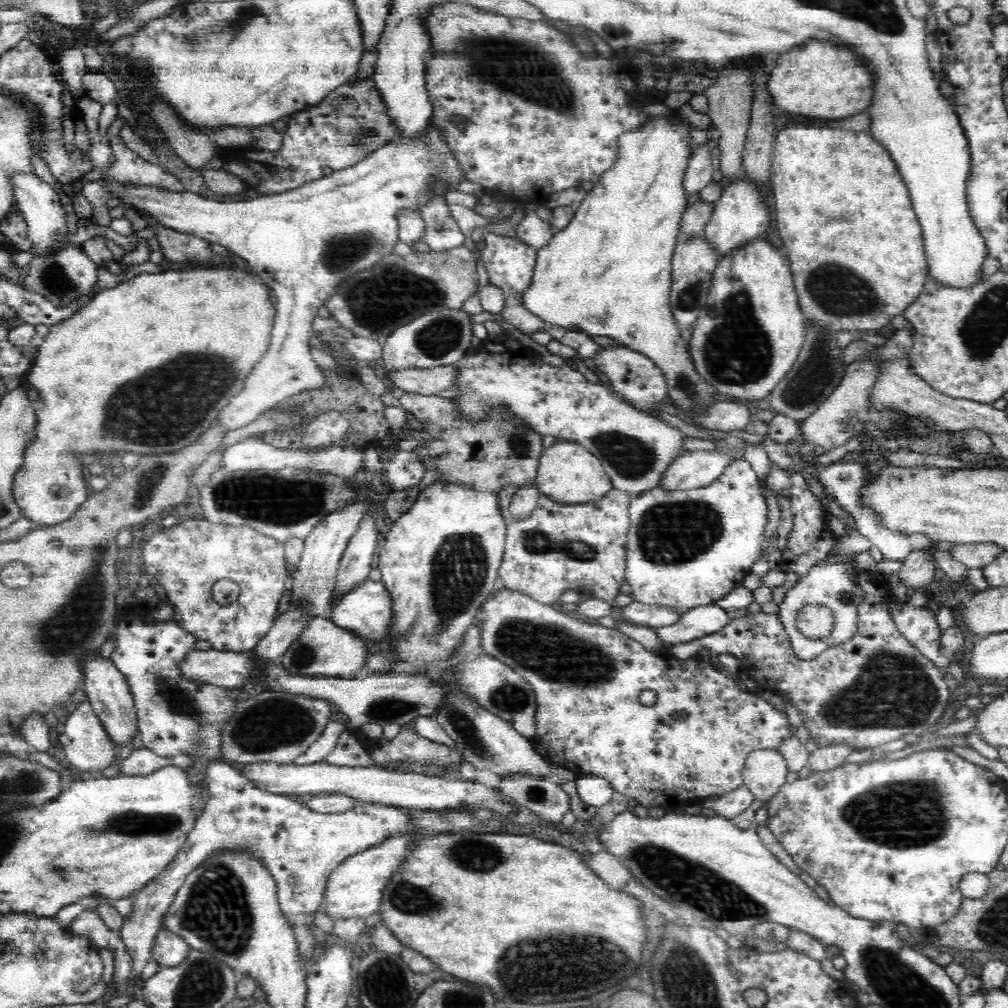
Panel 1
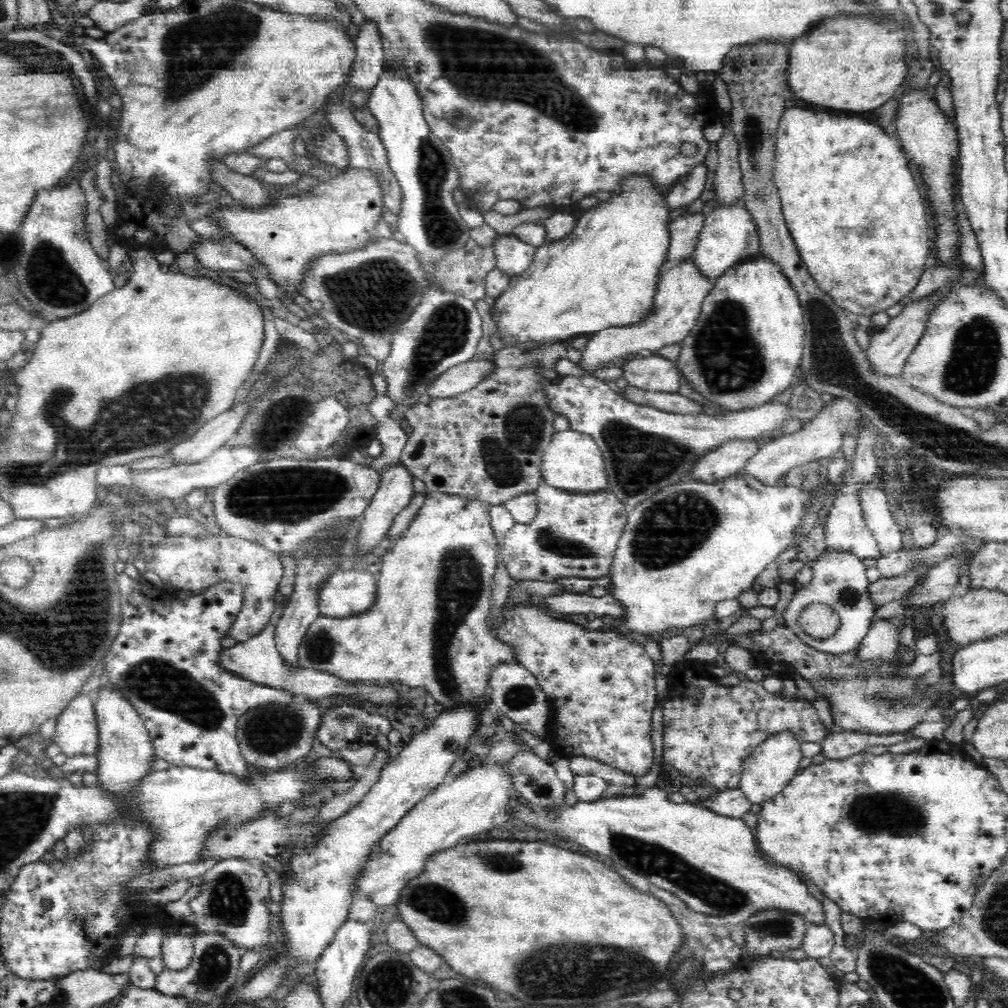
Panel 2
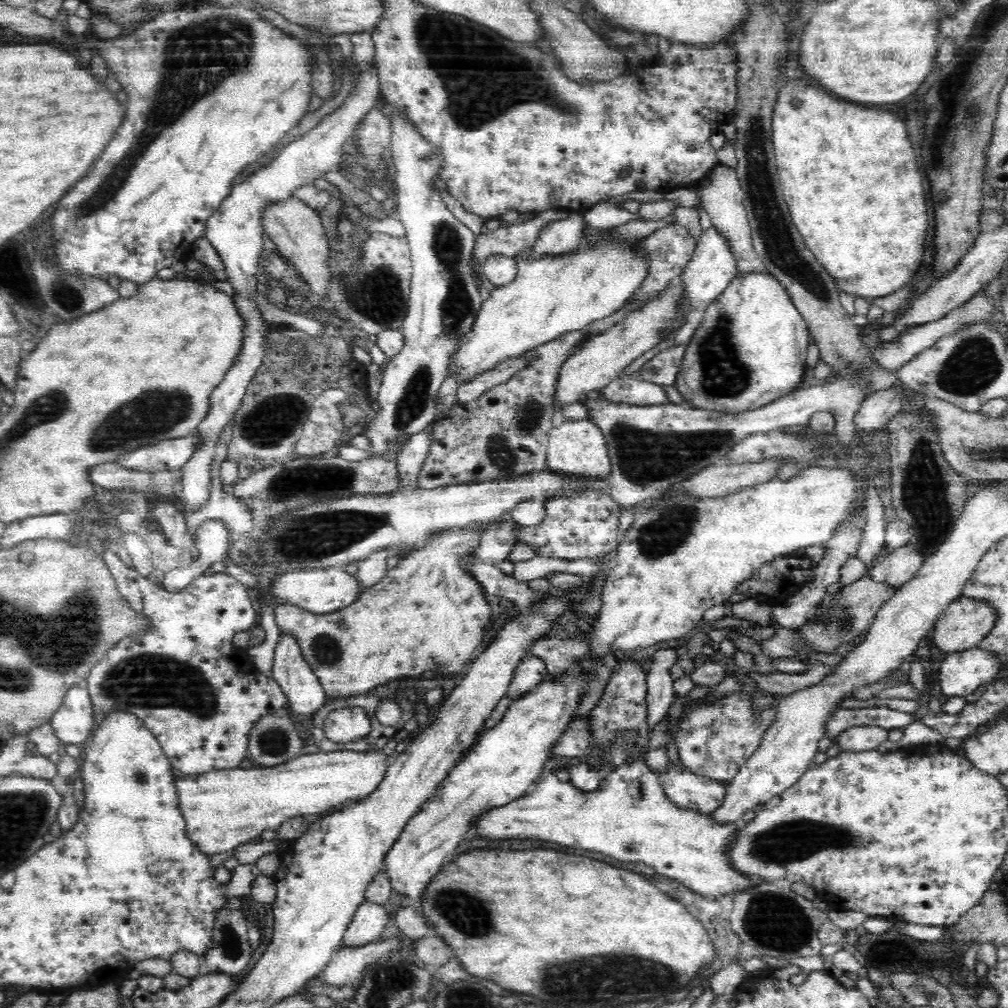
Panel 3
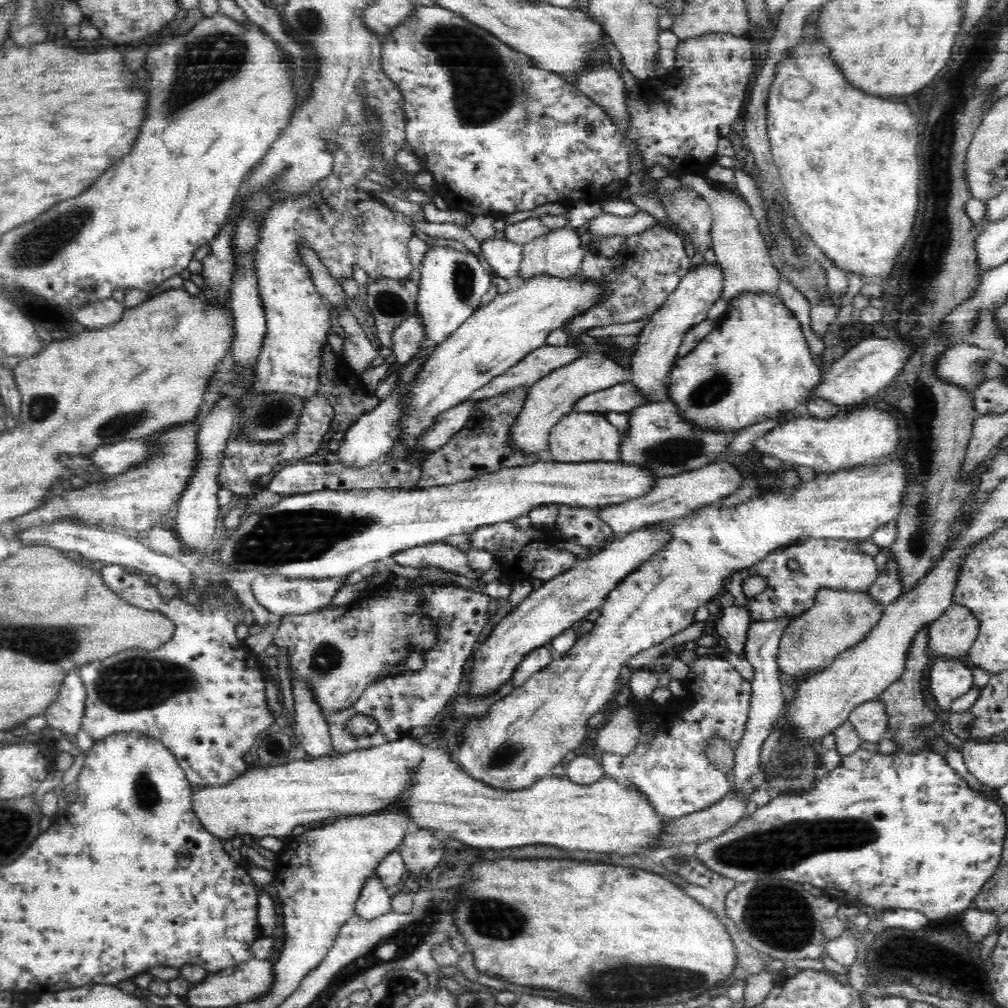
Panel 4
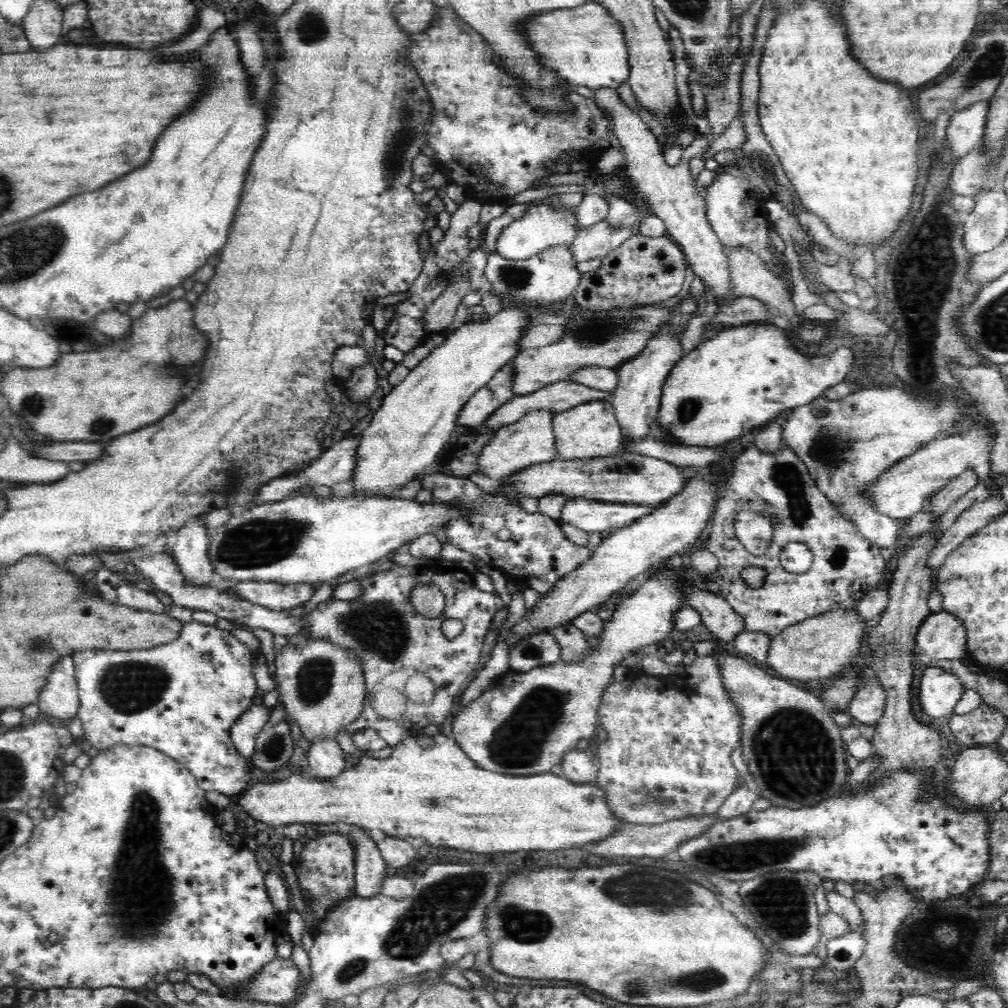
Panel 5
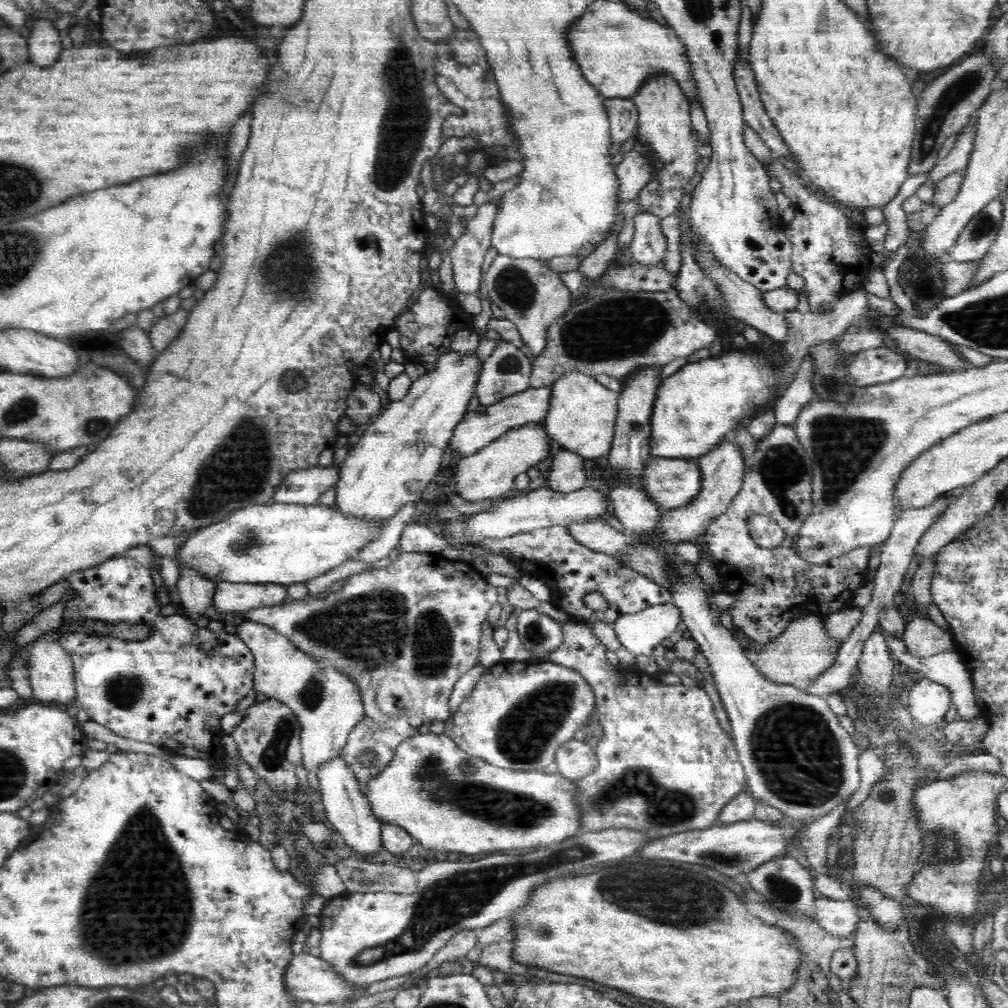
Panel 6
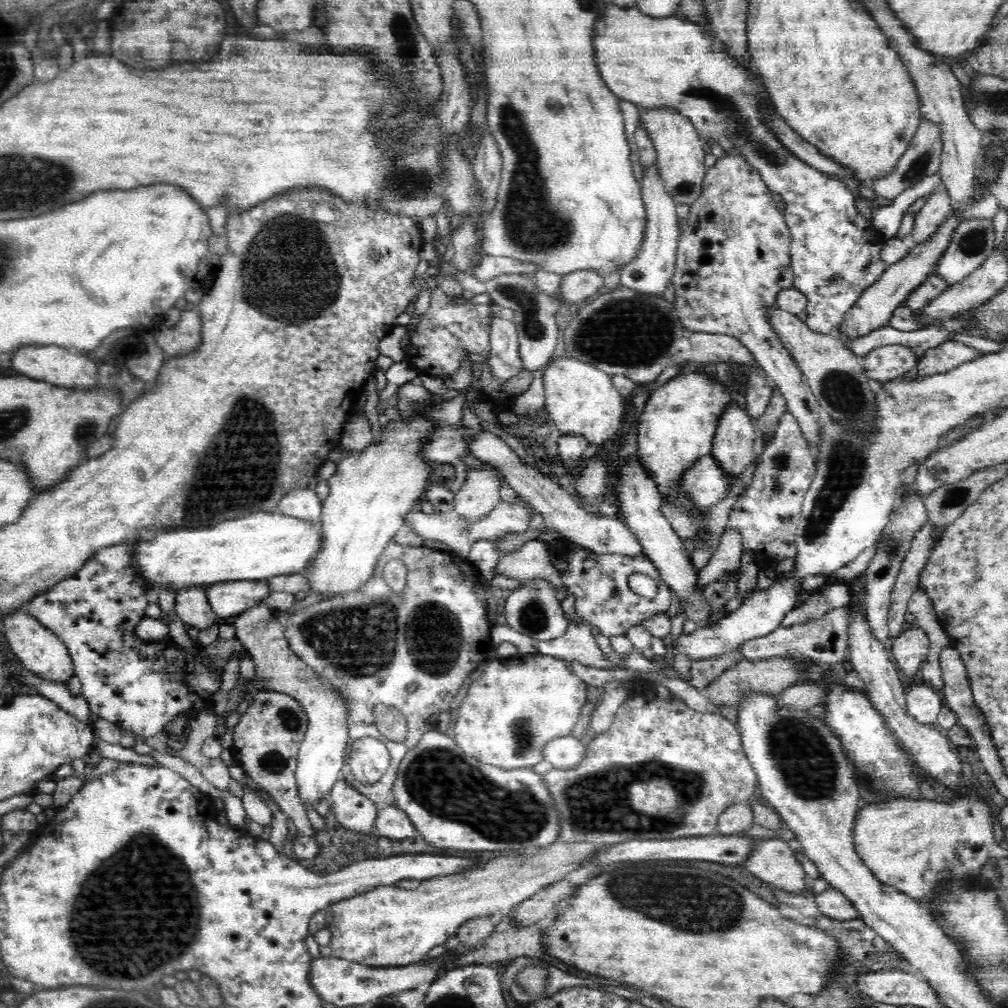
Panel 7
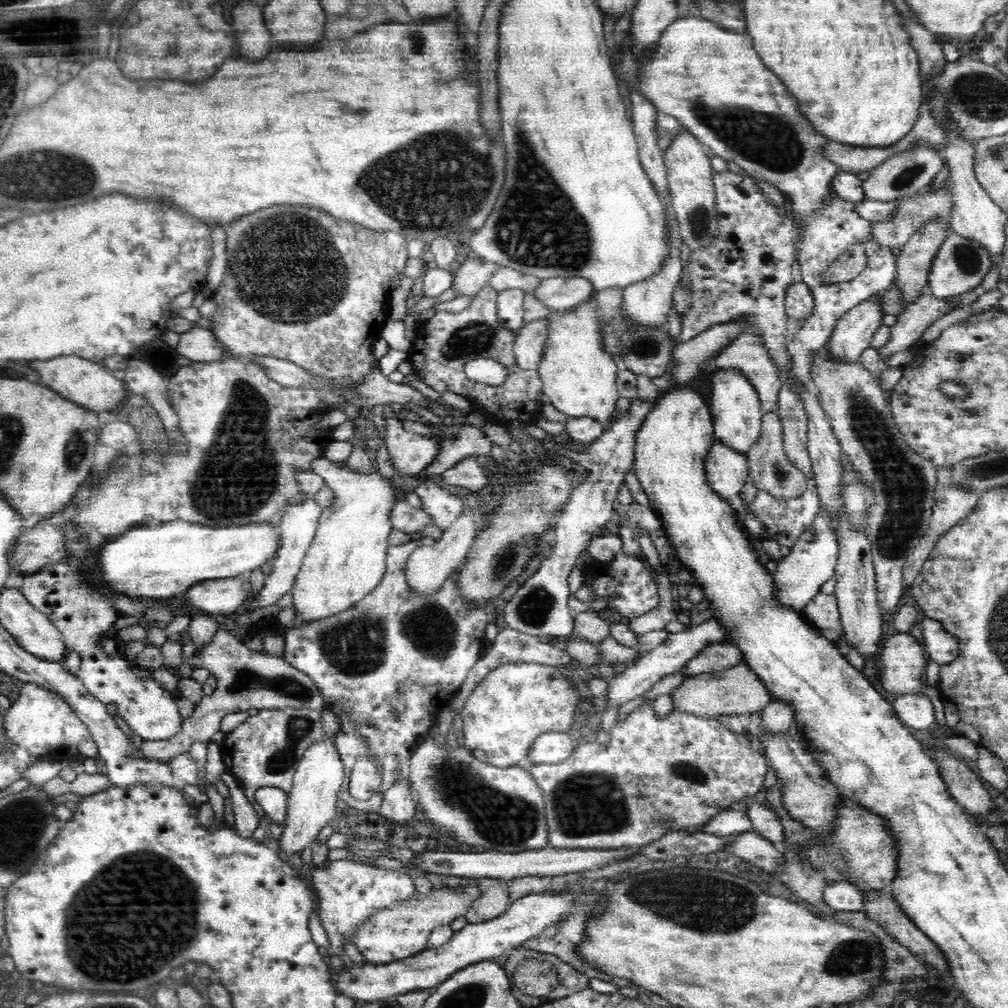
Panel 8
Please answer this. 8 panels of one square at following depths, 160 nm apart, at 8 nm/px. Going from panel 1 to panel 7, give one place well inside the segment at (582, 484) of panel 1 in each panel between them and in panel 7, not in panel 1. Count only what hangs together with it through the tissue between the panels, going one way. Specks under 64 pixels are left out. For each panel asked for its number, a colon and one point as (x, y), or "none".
2: (572, 462)
3: (577, 448)
4: (580, 437)
5: (589, 430)
6: (582, 415)
7: (580, 399)

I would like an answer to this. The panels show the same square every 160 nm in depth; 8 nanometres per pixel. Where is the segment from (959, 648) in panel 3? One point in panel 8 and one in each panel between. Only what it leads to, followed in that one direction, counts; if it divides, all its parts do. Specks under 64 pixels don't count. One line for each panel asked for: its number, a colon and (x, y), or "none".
4: (952, 635)
5: (942, 636)
6: (923, 637)
7: (910, 648)
8: (899, 668)

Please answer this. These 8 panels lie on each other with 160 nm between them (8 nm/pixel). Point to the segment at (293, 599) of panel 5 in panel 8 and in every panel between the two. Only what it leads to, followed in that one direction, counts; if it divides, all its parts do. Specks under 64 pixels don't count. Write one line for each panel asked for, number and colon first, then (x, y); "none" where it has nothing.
6: (228, 597)
7: (227, 599)
8: (224, 596)

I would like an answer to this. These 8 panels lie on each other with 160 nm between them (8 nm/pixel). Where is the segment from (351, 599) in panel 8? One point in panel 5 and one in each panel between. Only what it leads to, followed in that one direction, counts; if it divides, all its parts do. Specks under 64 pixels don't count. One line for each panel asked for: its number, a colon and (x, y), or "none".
5: (409, 432)
6: (392, 462)
7: (370, 493)

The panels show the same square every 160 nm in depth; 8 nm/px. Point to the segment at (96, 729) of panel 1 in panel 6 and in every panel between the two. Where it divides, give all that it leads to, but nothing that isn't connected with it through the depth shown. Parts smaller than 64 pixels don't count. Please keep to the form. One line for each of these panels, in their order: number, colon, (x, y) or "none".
2: (76, 727)
3: (74, 722)
4: (65, 714)
5: (59, 700)
6: (50, 669)

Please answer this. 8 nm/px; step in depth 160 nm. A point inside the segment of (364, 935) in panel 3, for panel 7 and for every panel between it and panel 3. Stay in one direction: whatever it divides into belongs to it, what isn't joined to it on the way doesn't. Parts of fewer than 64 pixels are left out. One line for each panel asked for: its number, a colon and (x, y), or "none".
4: (374, 901)
5: (370, 869)
6: (346, 807)
7: (357, 813)

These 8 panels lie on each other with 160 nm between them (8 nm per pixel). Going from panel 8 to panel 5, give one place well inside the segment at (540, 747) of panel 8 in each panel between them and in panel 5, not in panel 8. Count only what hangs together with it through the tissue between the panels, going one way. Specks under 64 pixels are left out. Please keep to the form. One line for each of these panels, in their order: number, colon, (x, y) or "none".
5: (580, 766)
6: (575, 759)
7: (564, 752)

